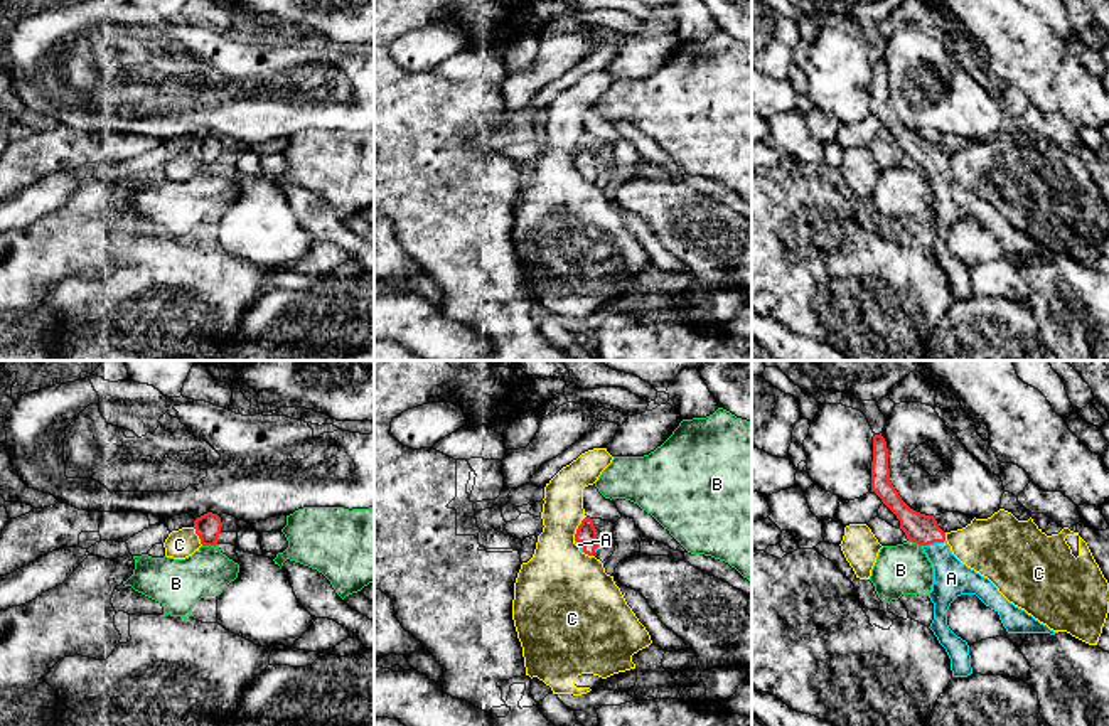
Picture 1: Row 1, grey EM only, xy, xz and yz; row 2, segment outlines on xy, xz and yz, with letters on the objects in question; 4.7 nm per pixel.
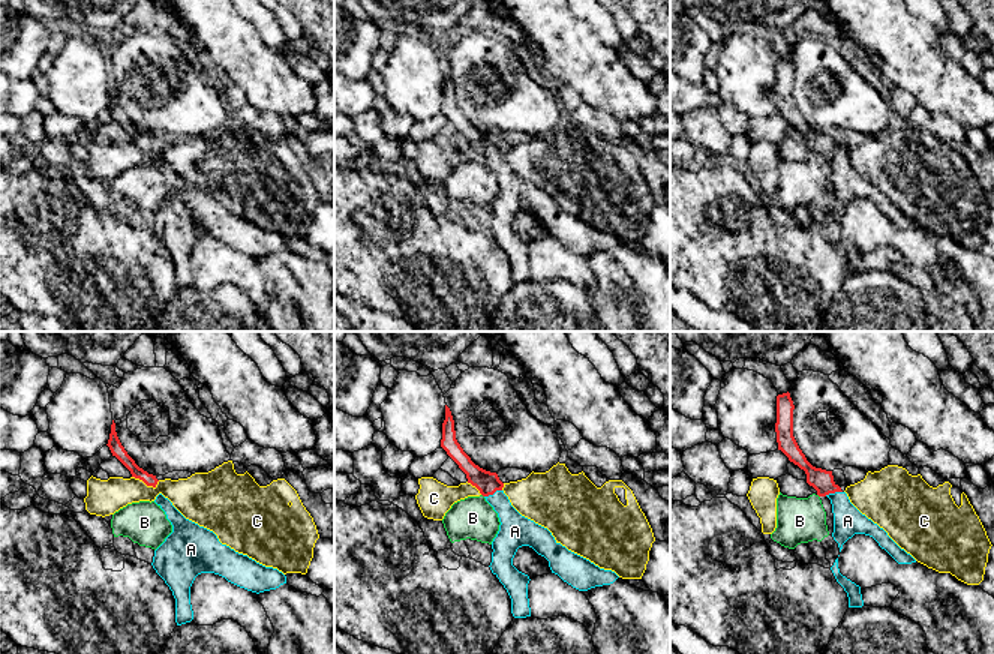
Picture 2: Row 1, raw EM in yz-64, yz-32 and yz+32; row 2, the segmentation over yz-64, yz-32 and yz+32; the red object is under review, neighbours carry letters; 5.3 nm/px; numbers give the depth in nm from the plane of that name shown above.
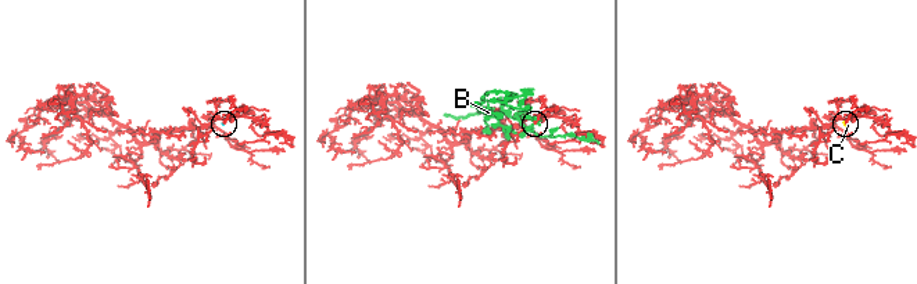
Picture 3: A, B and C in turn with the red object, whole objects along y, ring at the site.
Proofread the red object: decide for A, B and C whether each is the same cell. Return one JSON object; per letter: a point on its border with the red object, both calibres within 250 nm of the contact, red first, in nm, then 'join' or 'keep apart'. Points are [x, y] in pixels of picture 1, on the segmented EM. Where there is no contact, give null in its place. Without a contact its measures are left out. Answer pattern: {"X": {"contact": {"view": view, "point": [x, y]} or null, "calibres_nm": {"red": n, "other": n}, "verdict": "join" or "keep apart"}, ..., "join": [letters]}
{"A": {"contact": {"view": "yz", "point": [932, 543]}, "calibres_nm": {"red": 150, "other": 180}, "verdict": "join"}, "B": {"contact": {"view": "xy", "point": [209, 544]}, "calibres_nm": {"red": 120, "other": 240}, "verdict": "keep apart"}, "C": {"contact": {"view": "xz", "point": [578, 528]}, "calibres_nm": {"red": 100, "other": 320}, "verdict": "keep apart"}, "join": ["A"]}

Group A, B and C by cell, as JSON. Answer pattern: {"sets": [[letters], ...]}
{"sets": [["A"], ["B"], ["C"]]}

